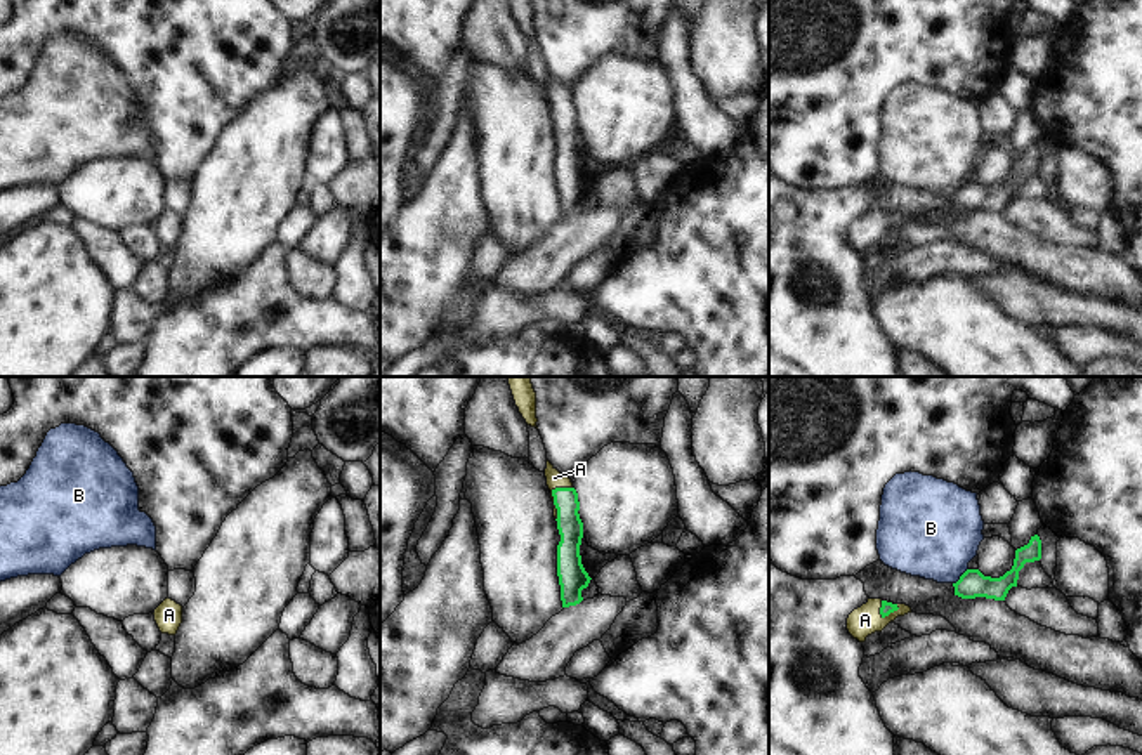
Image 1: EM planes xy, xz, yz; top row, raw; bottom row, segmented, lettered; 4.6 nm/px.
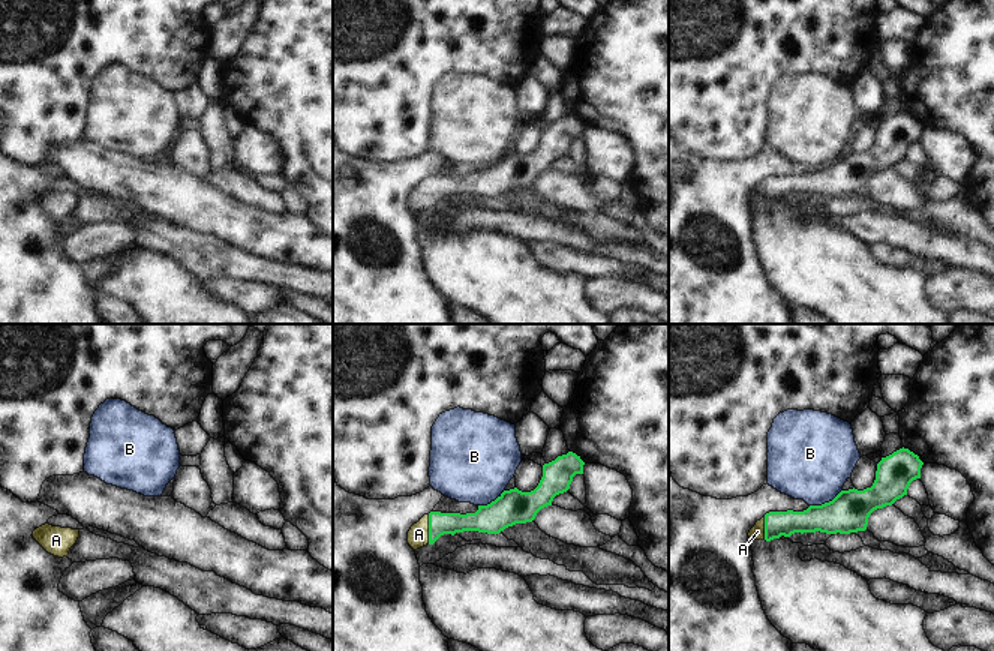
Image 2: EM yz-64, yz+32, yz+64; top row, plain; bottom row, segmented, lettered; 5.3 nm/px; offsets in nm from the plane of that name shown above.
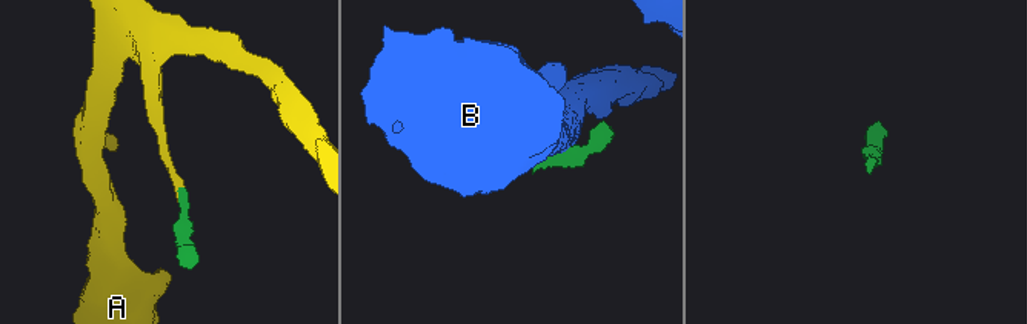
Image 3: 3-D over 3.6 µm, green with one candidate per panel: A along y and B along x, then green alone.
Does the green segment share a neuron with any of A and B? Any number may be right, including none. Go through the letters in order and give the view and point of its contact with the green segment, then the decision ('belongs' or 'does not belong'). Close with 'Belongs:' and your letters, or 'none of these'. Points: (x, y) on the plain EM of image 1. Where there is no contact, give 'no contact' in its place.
A: contact yz (889, 224); belongs
B: contact yz (960, 188); does not belong
Belongs: A

